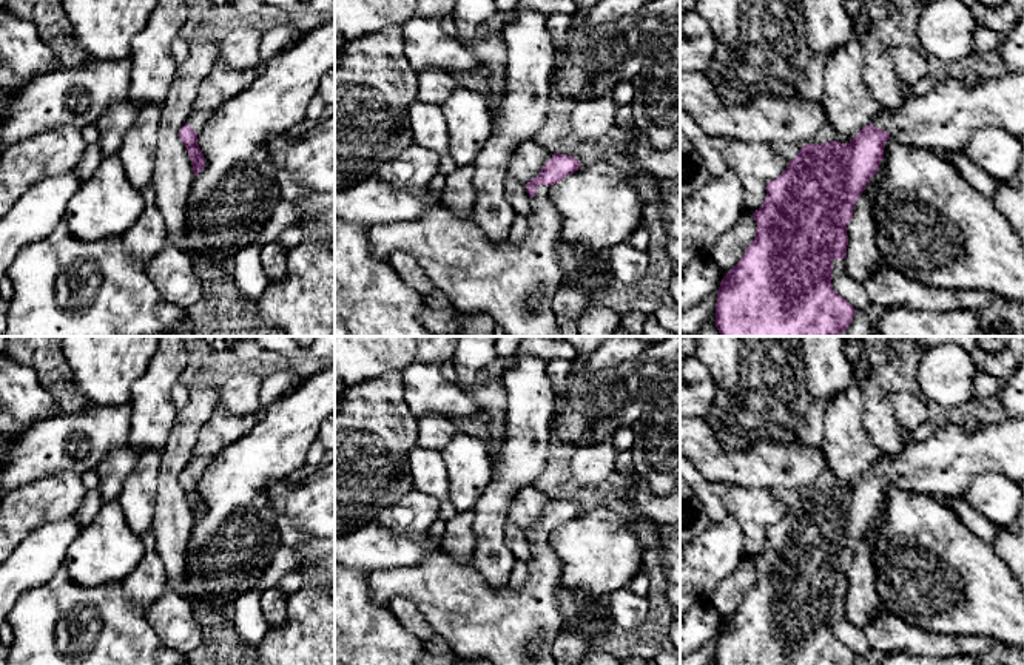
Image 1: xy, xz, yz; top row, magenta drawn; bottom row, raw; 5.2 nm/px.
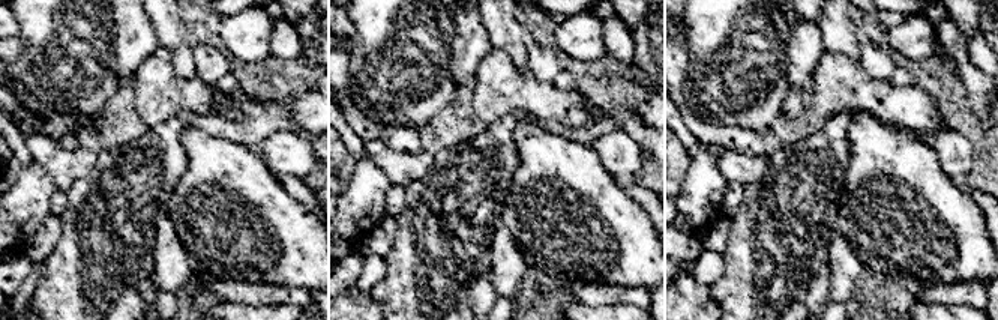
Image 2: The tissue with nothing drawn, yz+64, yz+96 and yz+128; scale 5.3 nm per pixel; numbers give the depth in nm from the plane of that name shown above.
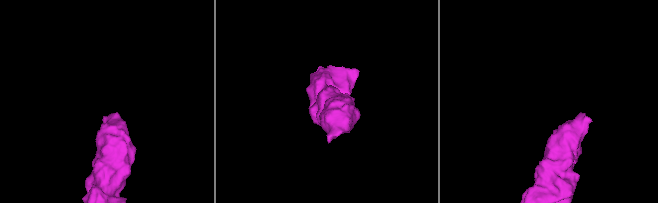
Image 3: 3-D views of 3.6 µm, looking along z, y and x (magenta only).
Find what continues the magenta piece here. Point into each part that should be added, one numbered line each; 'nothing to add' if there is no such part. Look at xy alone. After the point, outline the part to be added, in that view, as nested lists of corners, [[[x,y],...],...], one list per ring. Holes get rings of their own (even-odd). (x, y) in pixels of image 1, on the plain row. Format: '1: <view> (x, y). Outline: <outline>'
1: xy (198, 465). Outline: [[[207,455],[191,457],[188,463],[188,471],[193,474],[193,477],[199,478],[210,466],[211,460],[213,458]]]

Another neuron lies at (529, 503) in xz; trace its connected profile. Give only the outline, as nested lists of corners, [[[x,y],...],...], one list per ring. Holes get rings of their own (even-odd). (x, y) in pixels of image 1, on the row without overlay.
[[[527,486],[514,498],[507,518],[523,529],[527,529],[531,525],[540,520],[541,514],[552,503],[552,500],[552,497],[535,486]]]

